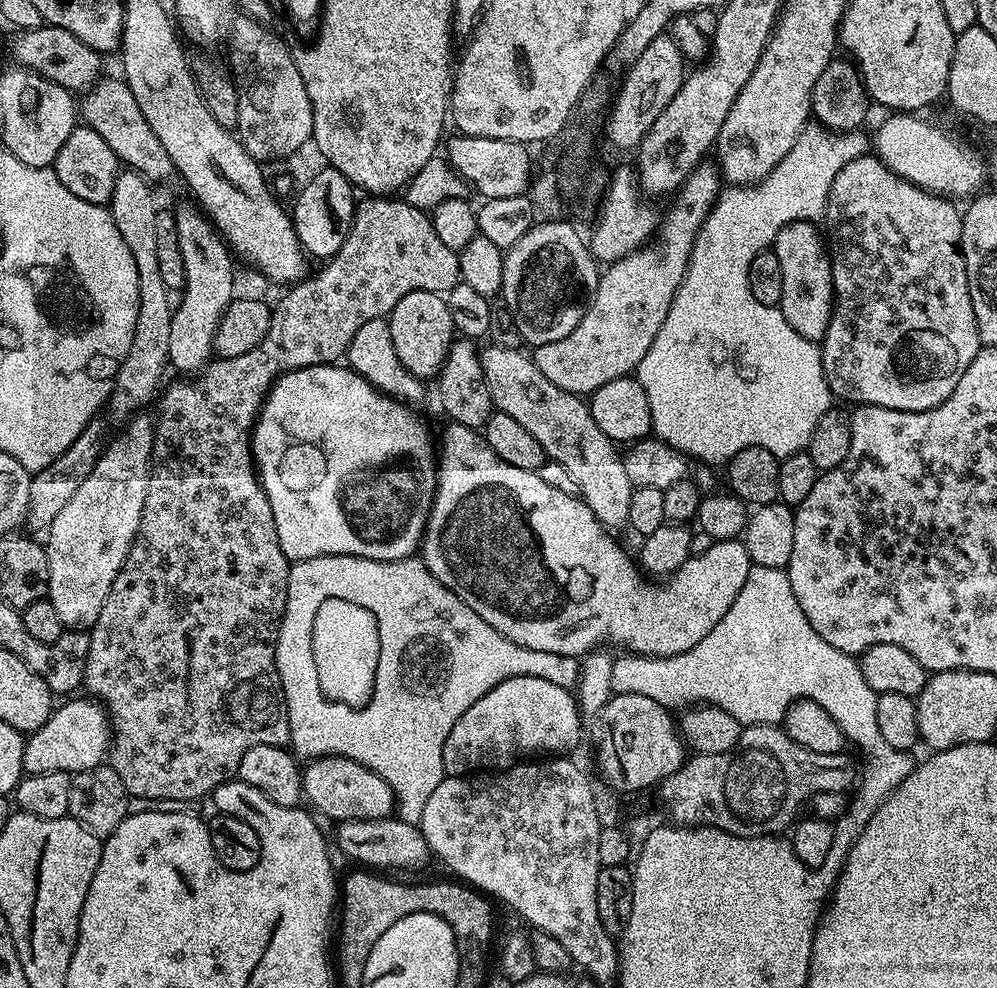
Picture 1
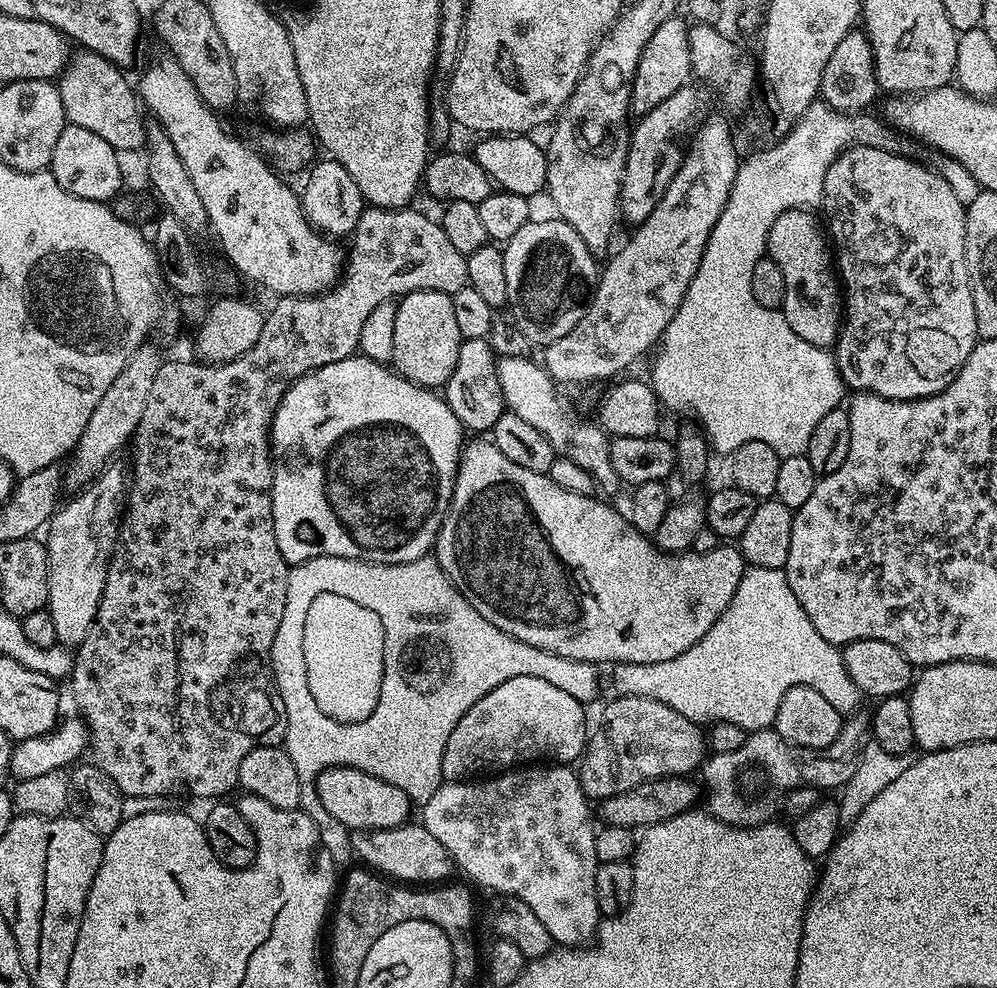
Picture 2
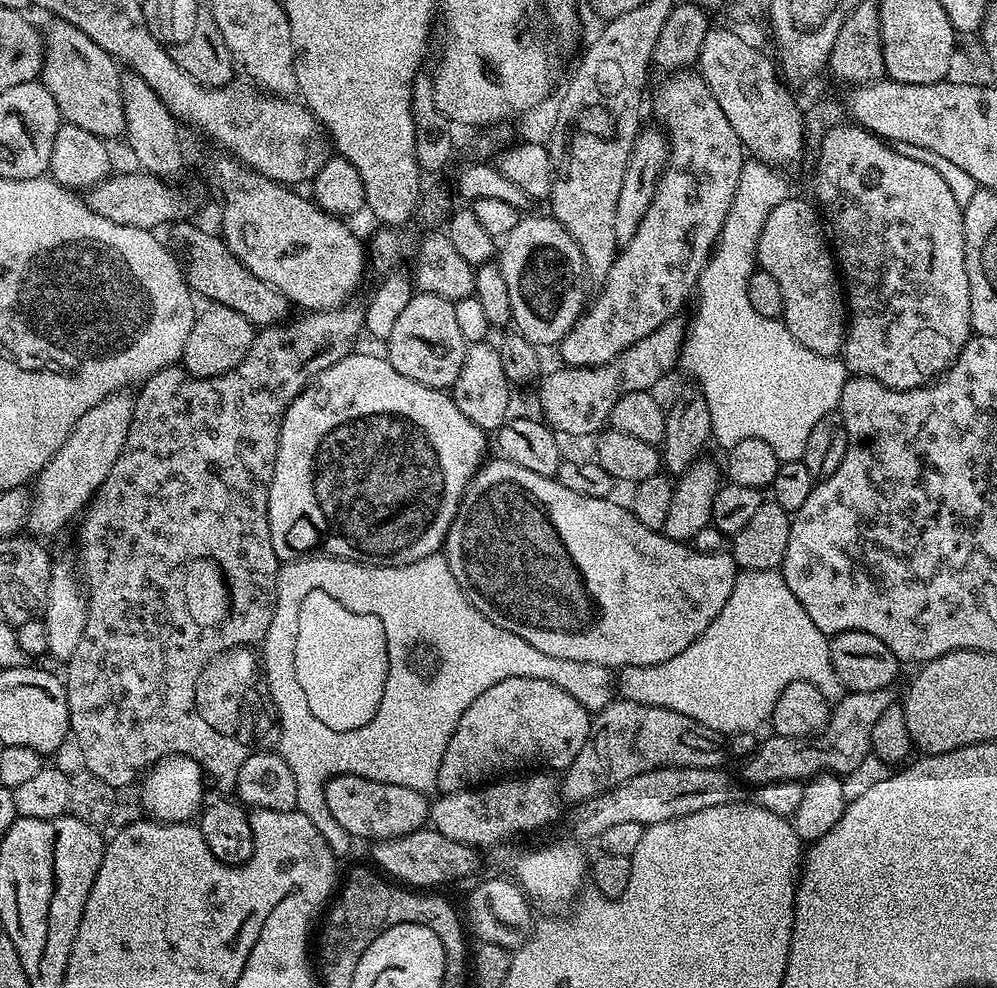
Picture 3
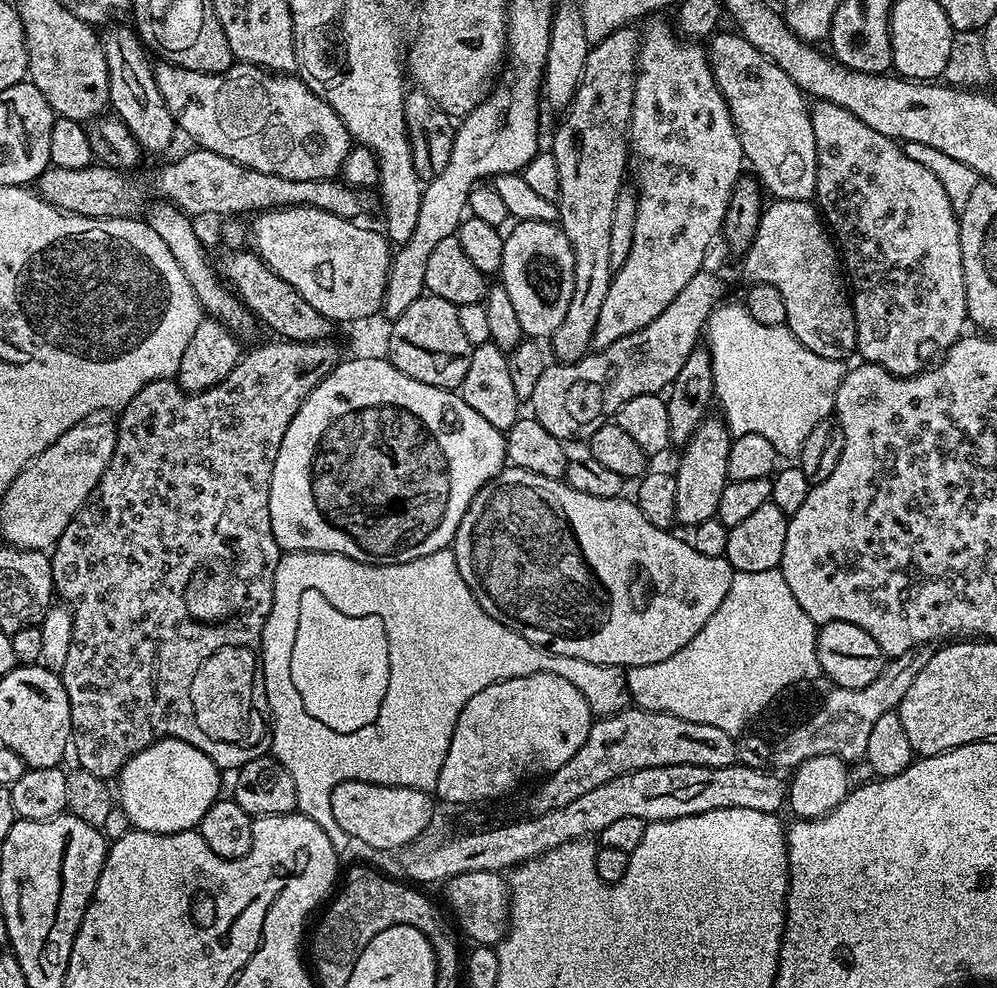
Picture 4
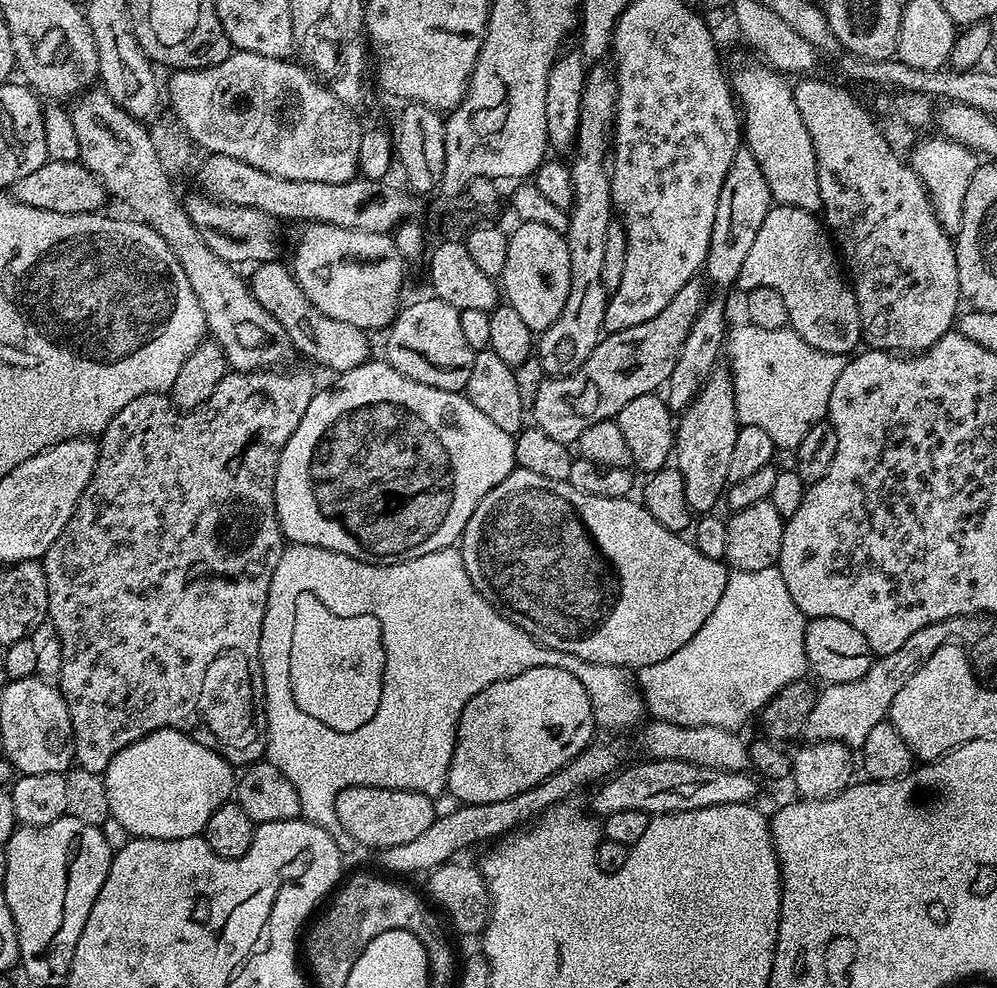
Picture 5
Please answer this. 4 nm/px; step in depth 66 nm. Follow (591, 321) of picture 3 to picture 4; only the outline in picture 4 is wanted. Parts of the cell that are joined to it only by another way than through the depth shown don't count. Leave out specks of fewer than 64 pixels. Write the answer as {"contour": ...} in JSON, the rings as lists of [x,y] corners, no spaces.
{"contour":[[[651,20],[642,28],[640,52],[636,55],[638,71],[628,130],[630,172],[636,175],[634,187],[638,202],[634,242],[624,265],[615,269],[606,300],[599,311],[592,338],[597,349],[608,347],[618,338],[649,325],[681,293],[682,286],[705,267],[708,247],[715,236],[717,239],[721,235],[730,194],[746,168],[742,142],[736,133],[726,98],[715,81],[705,45],[681,38],[671,23]]]}

